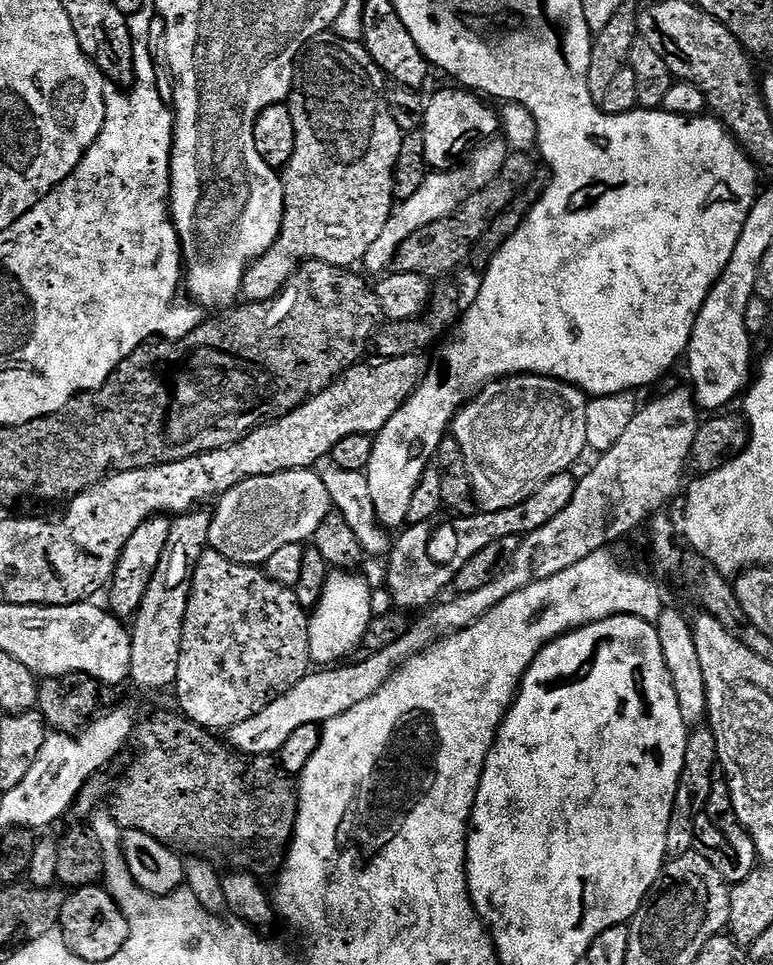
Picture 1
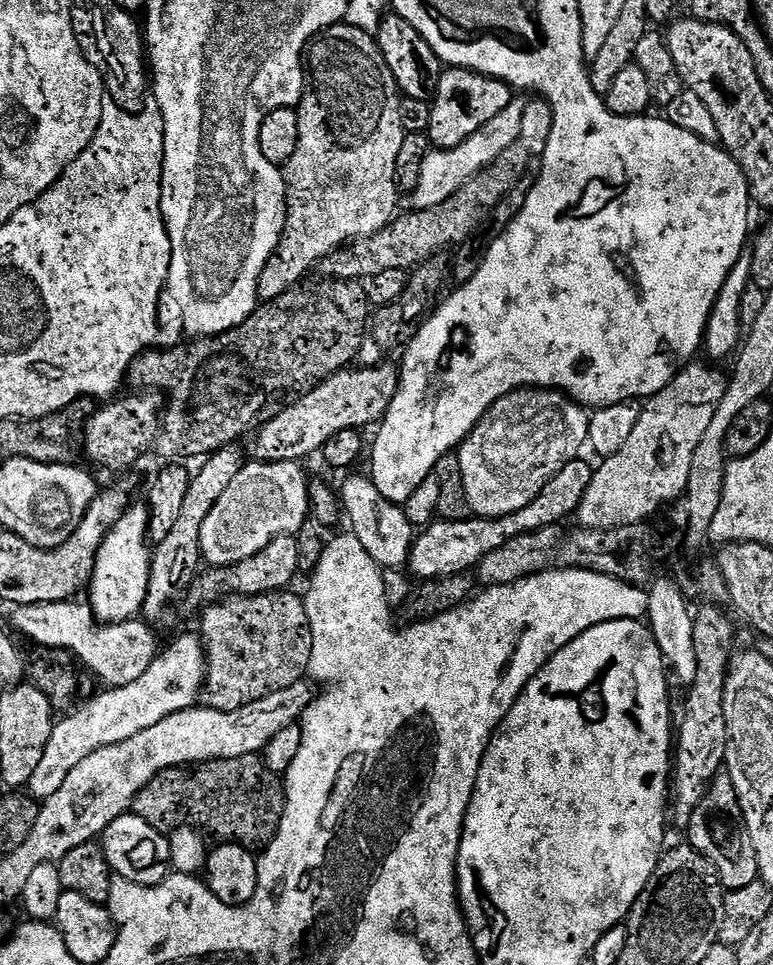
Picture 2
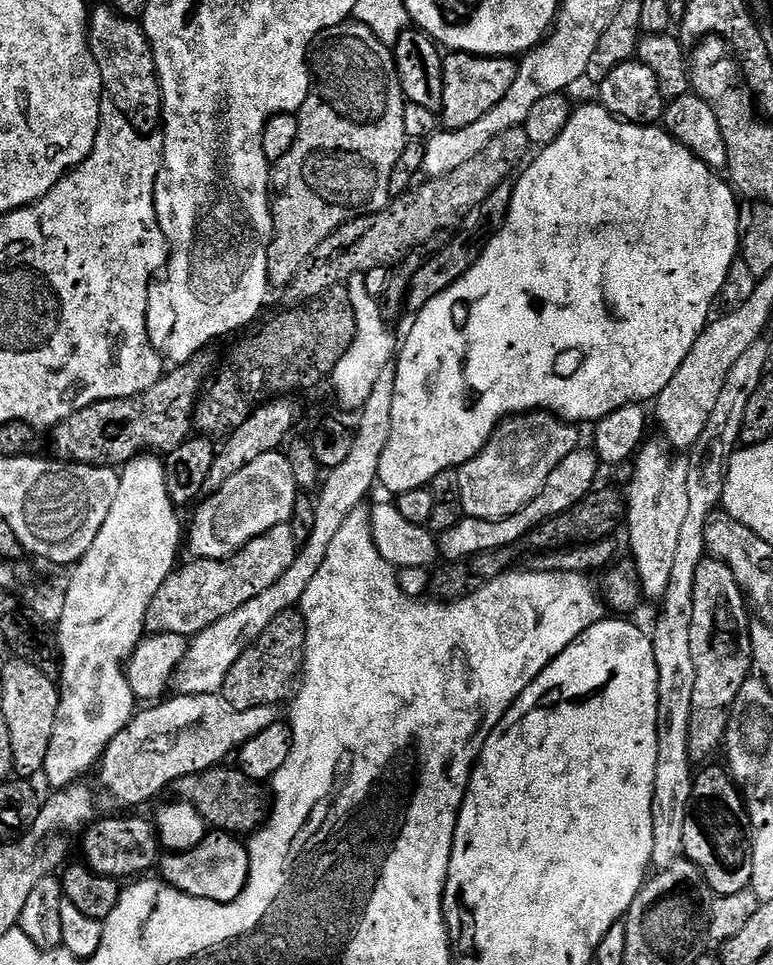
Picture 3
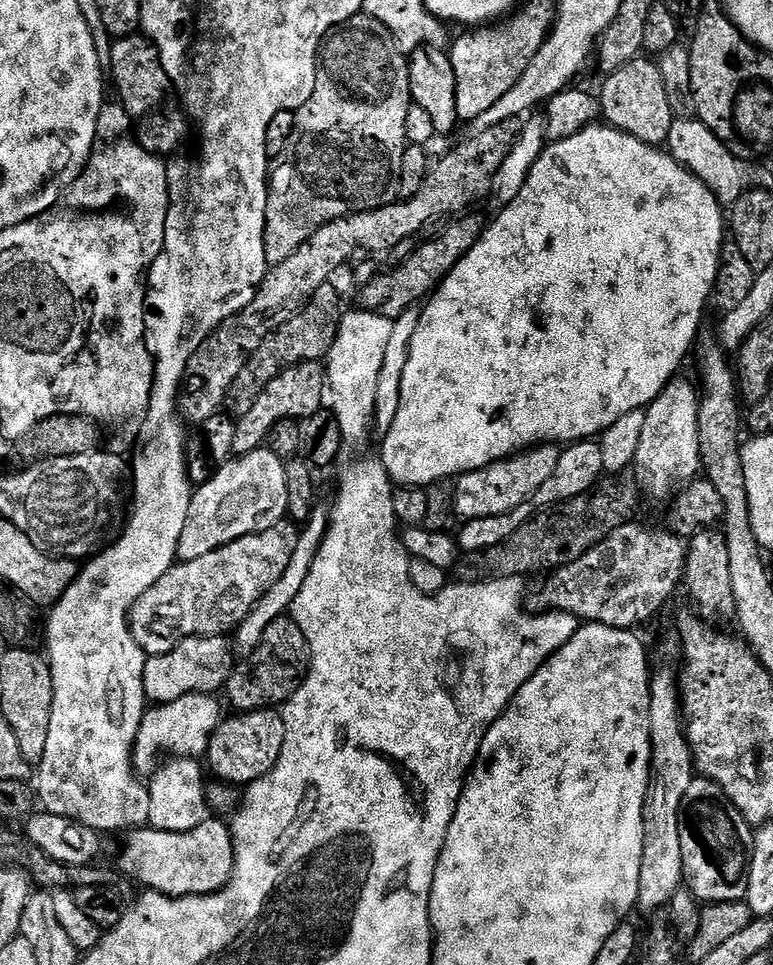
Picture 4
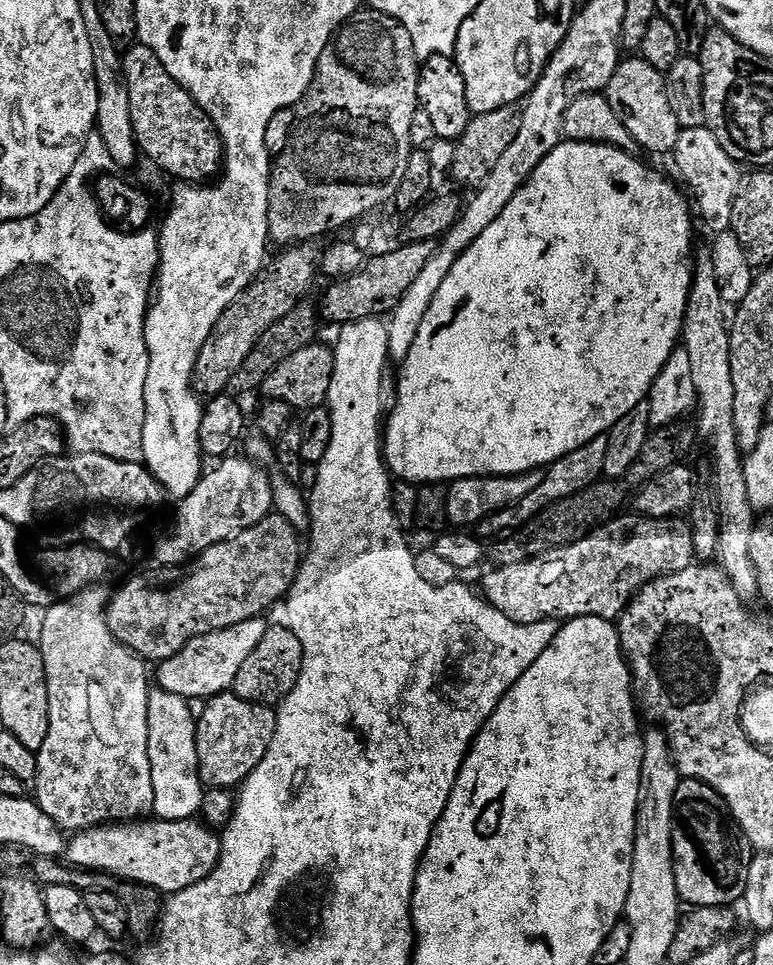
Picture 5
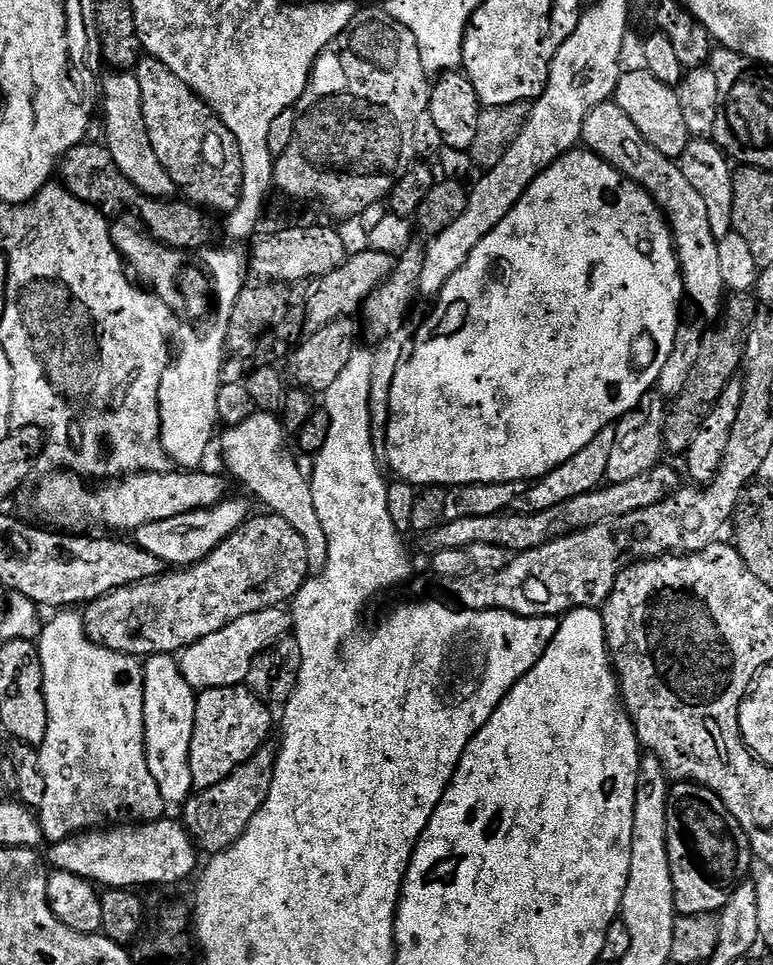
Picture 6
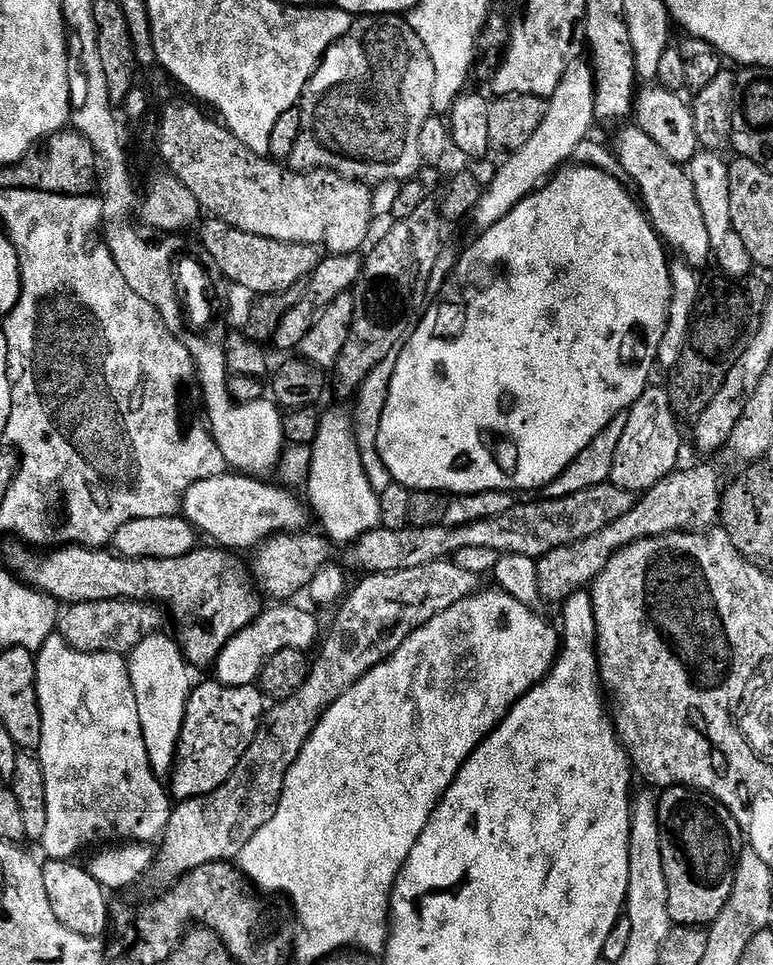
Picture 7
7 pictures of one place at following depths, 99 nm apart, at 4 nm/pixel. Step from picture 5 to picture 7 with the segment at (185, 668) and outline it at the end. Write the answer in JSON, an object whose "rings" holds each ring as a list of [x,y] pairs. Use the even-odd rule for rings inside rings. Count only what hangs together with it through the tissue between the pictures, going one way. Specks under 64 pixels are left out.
{"rings":[[[280,602],[276,608],[265,607],[253,624],[246,626],[222,650],[220,657],[214,665],[215,679],[221,684],[232,686],[255,685],[260,679],[260,672],[266,666],[266,662],[278,650],[298,648],[308,650],[308,647],[316,640],[320,632],[320,624],[312,612],[304,608],[295,608],[295,603]]]}

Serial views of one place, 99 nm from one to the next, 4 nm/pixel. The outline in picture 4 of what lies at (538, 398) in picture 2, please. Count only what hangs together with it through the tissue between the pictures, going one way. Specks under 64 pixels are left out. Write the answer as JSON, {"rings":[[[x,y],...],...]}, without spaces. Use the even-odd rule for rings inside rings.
{"rings":[[[542,444],[515,453],[507,460],[496,460],[484,468],[463,473],[455,481],[454,506],[457,517],[461,521],[494,518],[522,506],[522,502],[530,499],[549,480],[550,474],[554,474],[560,454],[561,449],[557,445]]]}

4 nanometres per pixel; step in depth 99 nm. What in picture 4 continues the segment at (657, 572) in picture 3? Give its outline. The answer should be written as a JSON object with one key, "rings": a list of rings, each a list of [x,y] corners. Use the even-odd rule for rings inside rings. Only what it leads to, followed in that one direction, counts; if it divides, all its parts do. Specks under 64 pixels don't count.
{"rings":[[[673,378],[646,409],[646,422],[642,426],[642,439],[638,441],[638,454],[634,465],[636,484],[645,497],[671,501],[676,493],[702,472],[698,410],[700,399],[695,383]]]}

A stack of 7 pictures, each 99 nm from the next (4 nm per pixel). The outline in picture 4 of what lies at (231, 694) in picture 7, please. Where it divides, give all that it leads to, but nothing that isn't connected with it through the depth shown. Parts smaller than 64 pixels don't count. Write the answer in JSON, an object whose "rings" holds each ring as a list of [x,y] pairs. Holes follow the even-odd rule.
{"rings":[[[265,710],[262,712],[246,712],[233,715],[233,720],[225,719],[220,729],[212,735],[212,741],[206,753],[206,764],[217,781],[233,786],[247,786],[253,784],[258,778],[270,774],[282,754],[282,742],[286,742],[286,726],[283,715],[276,710]]]}

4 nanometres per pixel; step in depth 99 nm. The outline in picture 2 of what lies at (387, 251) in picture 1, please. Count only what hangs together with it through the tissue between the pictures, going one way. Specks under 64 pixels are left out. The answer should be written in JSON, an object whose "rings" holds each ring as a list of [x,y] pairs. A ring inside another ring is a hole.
{"rings":[[[513,98],[510,106],[502,110],[502,114],[494,114],[482,130],[474,130],[466,142],[462,142],[453,148],[436,148],[429,151],[426,159],[422,162],[422,174],[418,174],[418,186],[415,192],[411,193],[411,207],[419,210],[421,208],[433,208],[442,202],[446,202],[461,188],[470,178],[476,176],[502,154],[502,150],[507,150],[509,146],[520,143],[520,131],[522,130],[522,114],[526,110],[528,100]]]}

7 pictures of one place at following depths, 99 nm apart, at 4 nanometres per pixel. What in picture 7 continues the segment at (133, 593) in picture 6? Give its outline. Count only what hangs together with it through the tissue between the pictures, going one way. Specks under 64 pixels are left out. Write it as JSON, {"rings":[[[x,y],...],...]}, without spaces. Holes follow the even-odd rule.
{"rings":[[[308,531],[285,532],[271,536],[255,549],[256,557],[250,560],[255,583],[265,593],[268,591],[273,596],[273,601],[288,602],[296,598],[292,596],[298,595],[300,591],[303,593],[308,590],[314,576],[333,559],[333,545],[323,535],[315,536]],[[99,600],[82,602],[63,609],[58,621],[58,634],[79,652],[131,653],[138,642],[157,635],[164,624],[166,612],[161,605],[146,600]]]}

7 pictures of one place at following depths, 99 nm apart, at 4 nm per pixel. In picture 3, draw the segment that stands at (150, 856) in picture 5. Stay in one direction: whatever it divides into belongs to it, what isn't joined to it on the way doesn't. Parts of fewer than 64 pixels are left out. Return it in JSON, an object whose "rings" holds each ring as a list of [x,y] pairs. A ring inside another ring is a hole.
{"rings":[[[212,830],[194,850],[165,855],[159,861],[159,870],[163,883],[177,888],[182,894],[225,904],[234,902],[234,898],[242,894],[250,878],[250,854],[247,843],[239,835]]]}

